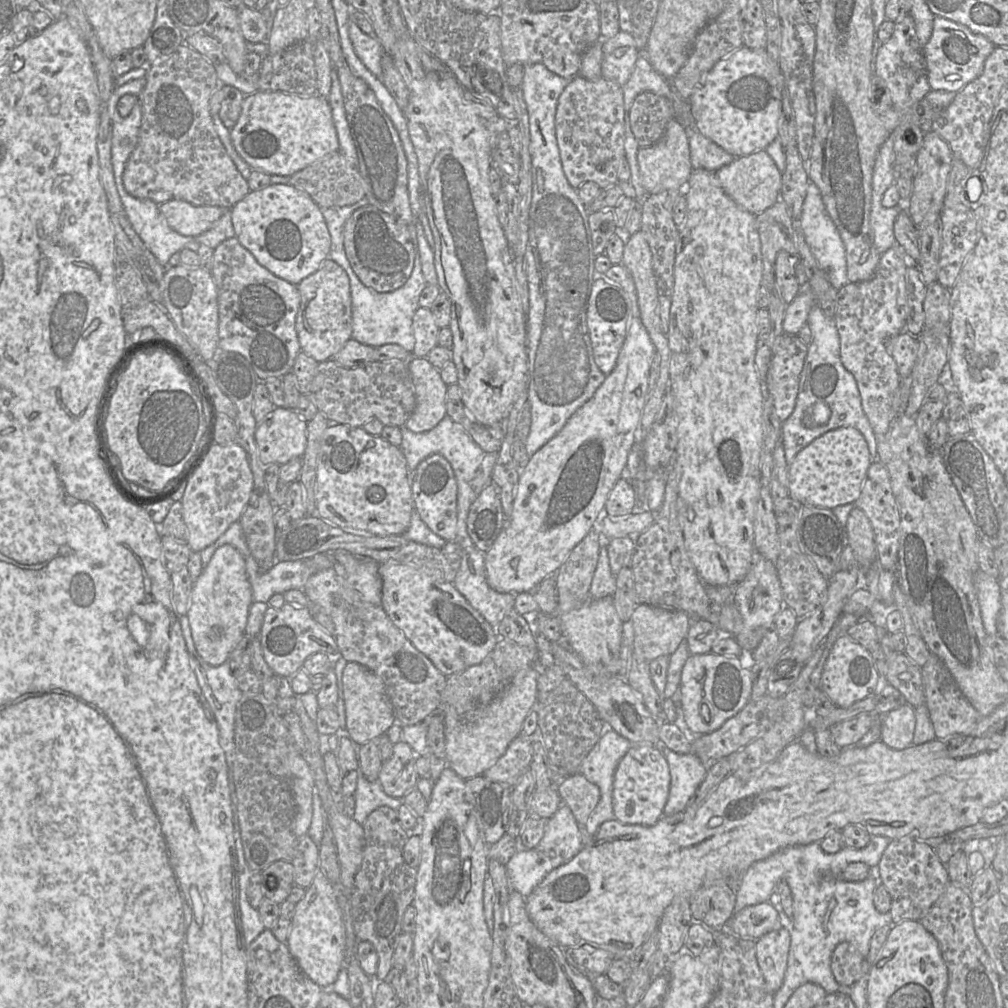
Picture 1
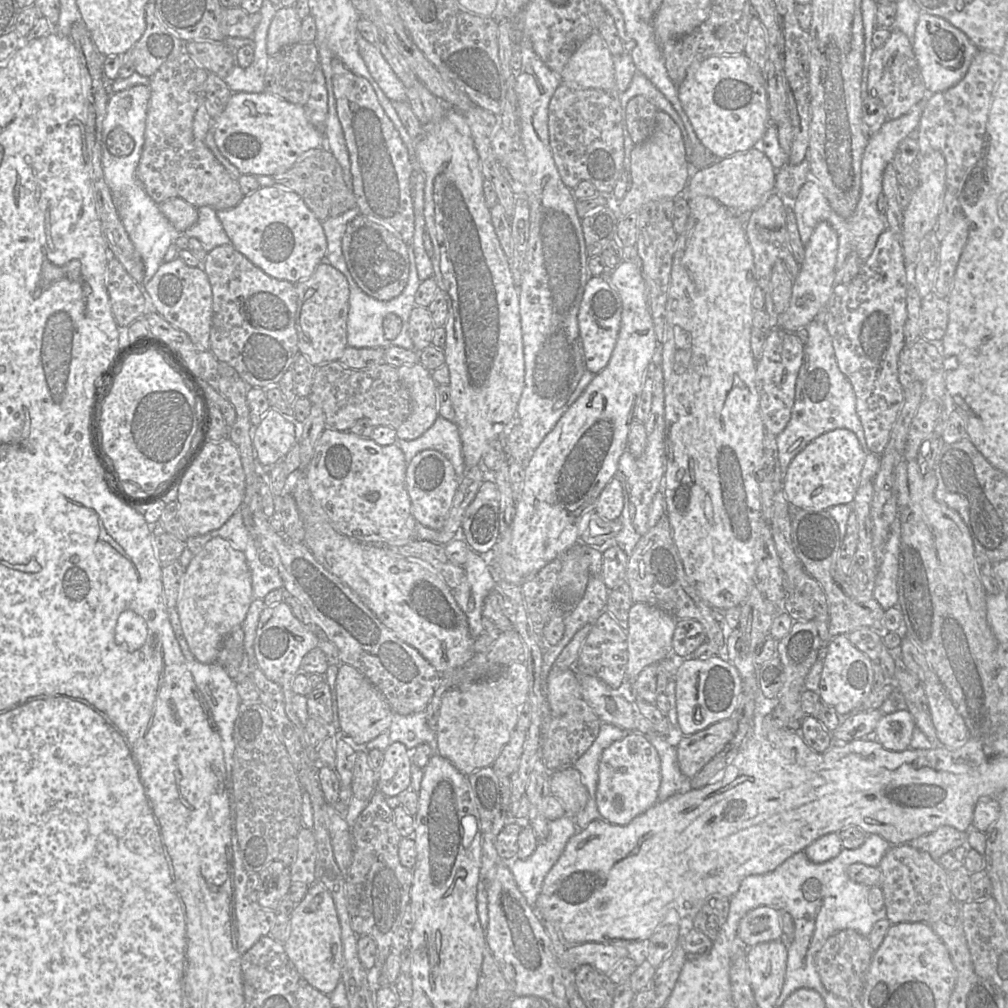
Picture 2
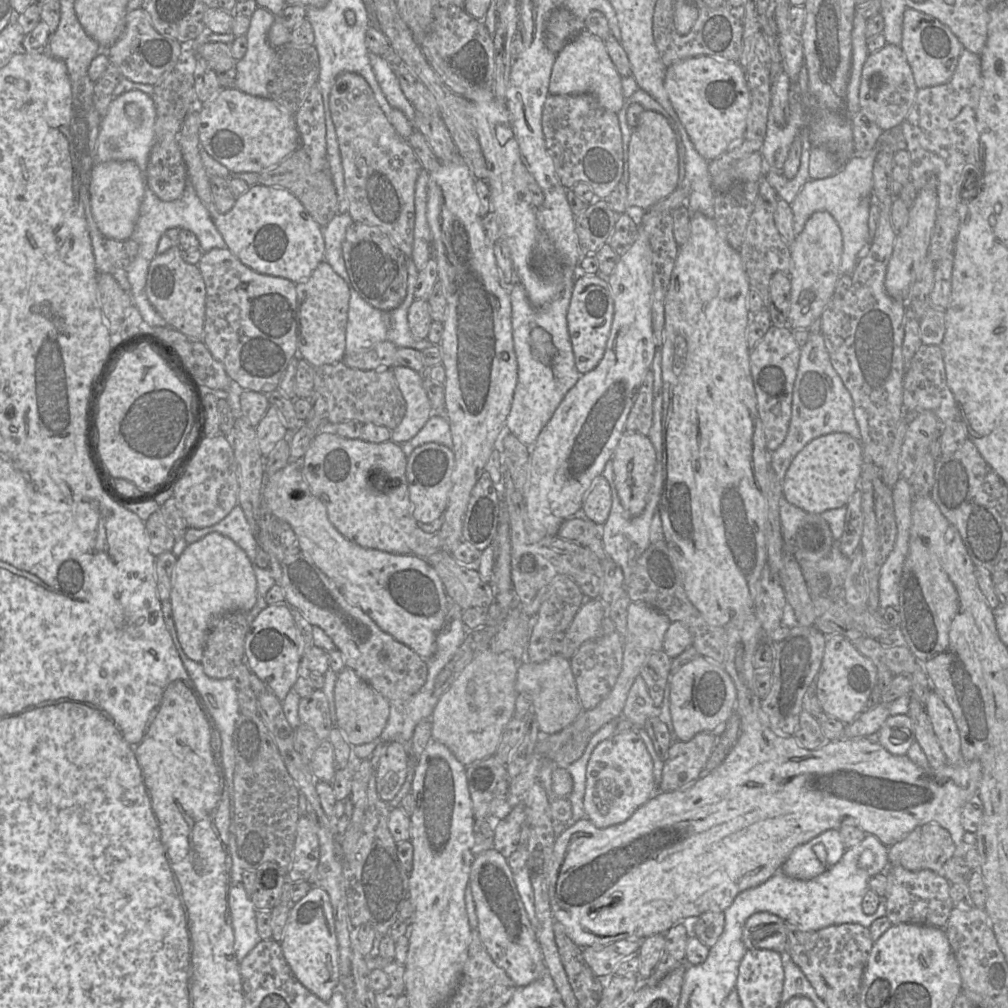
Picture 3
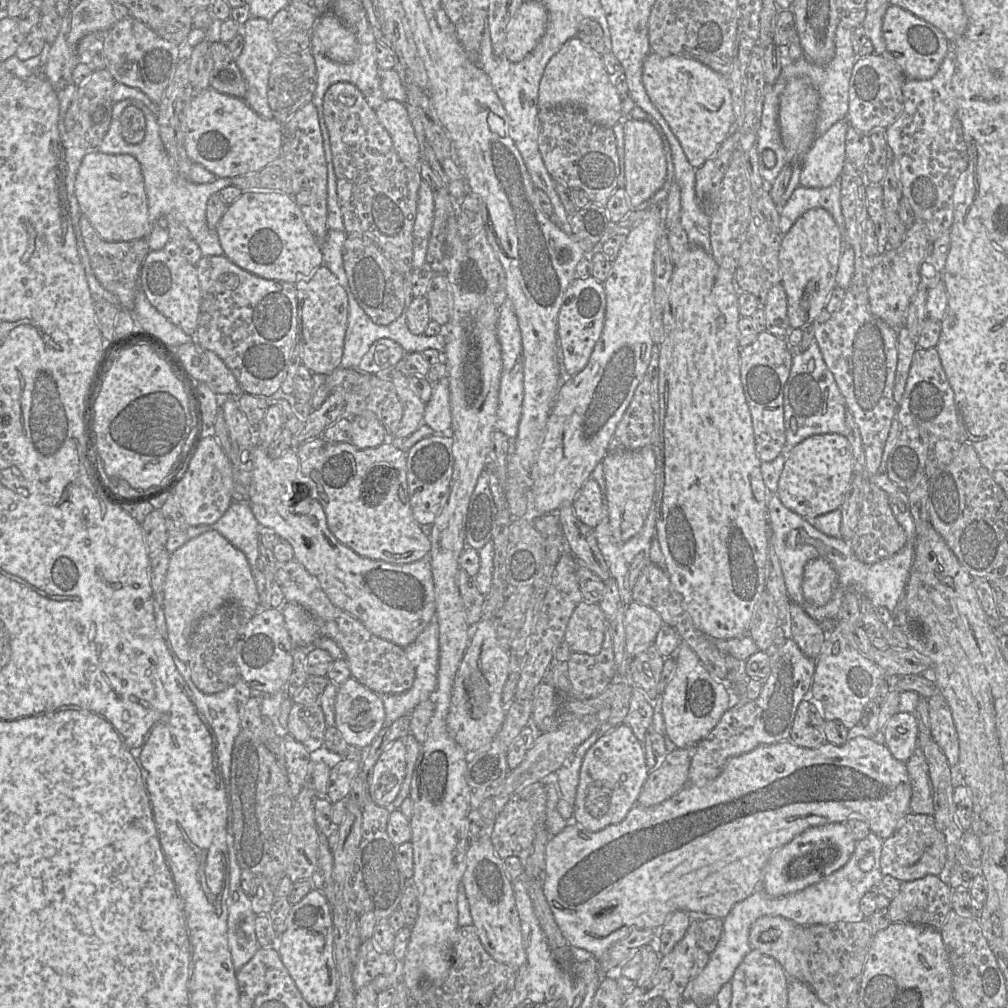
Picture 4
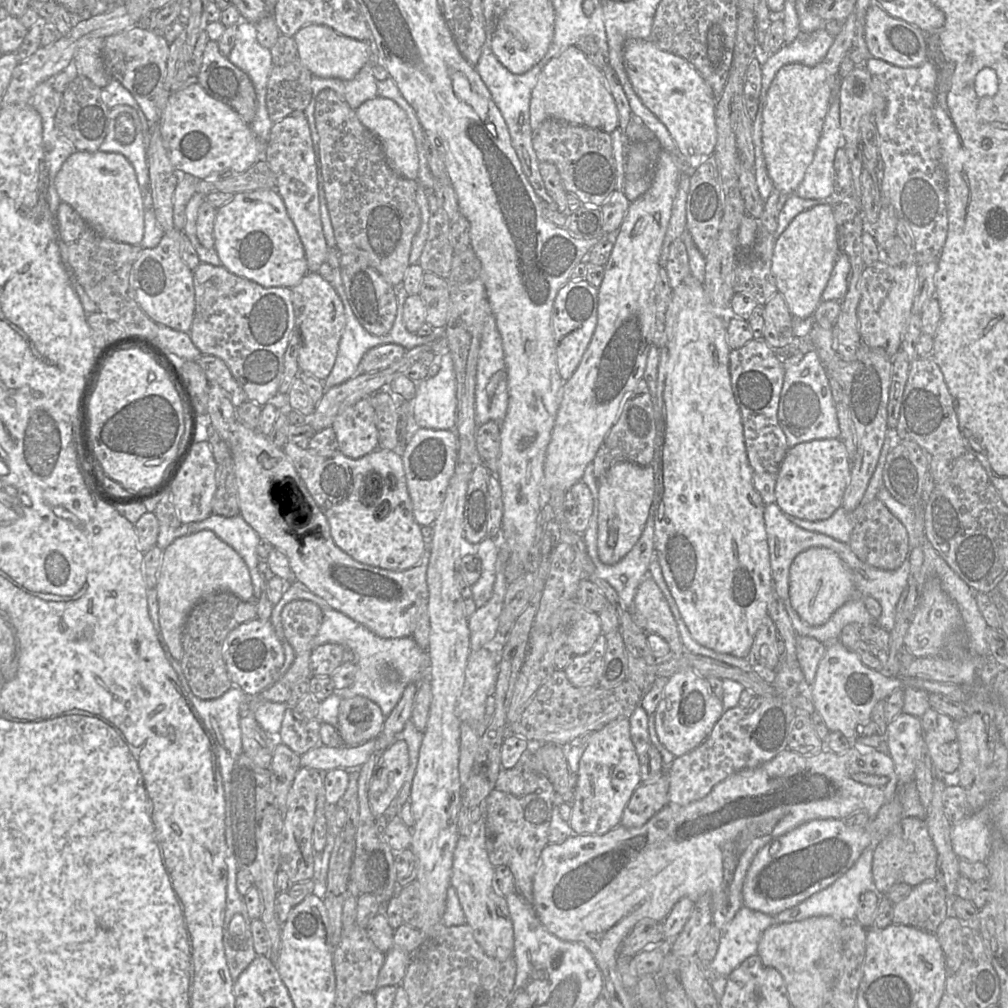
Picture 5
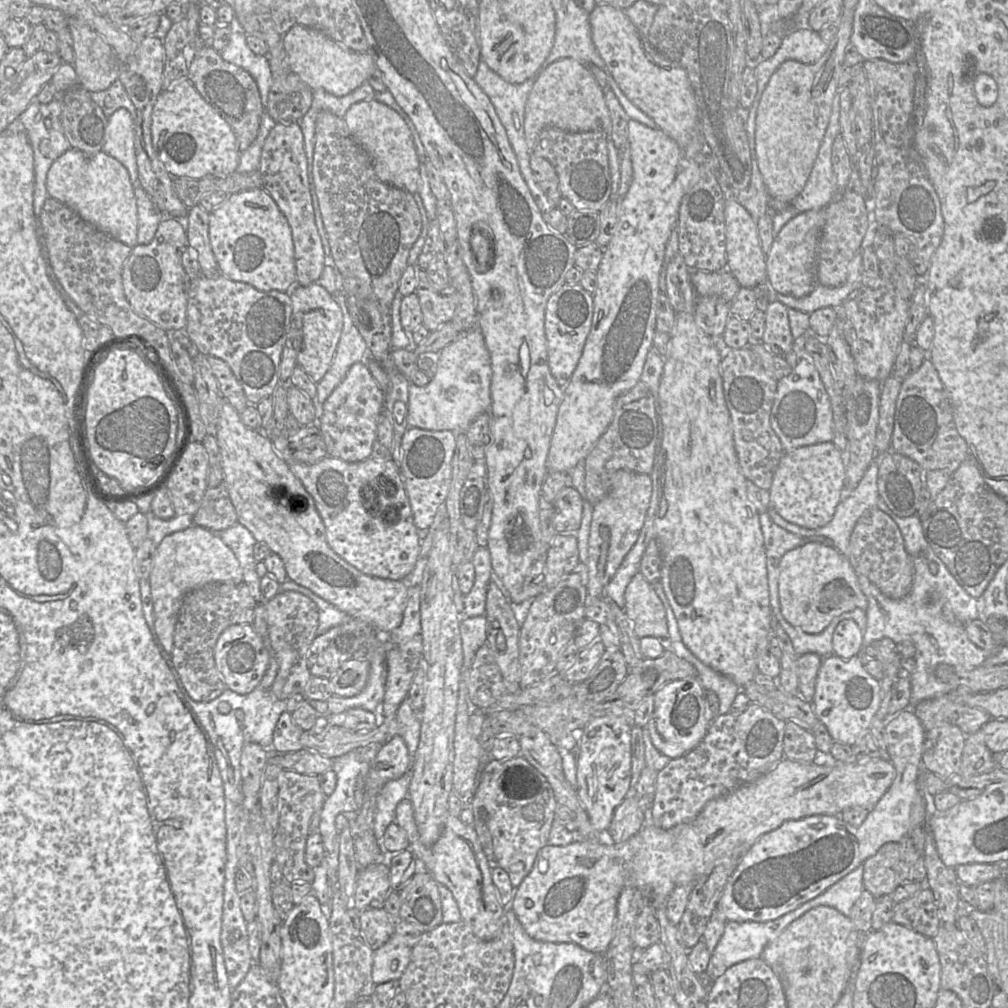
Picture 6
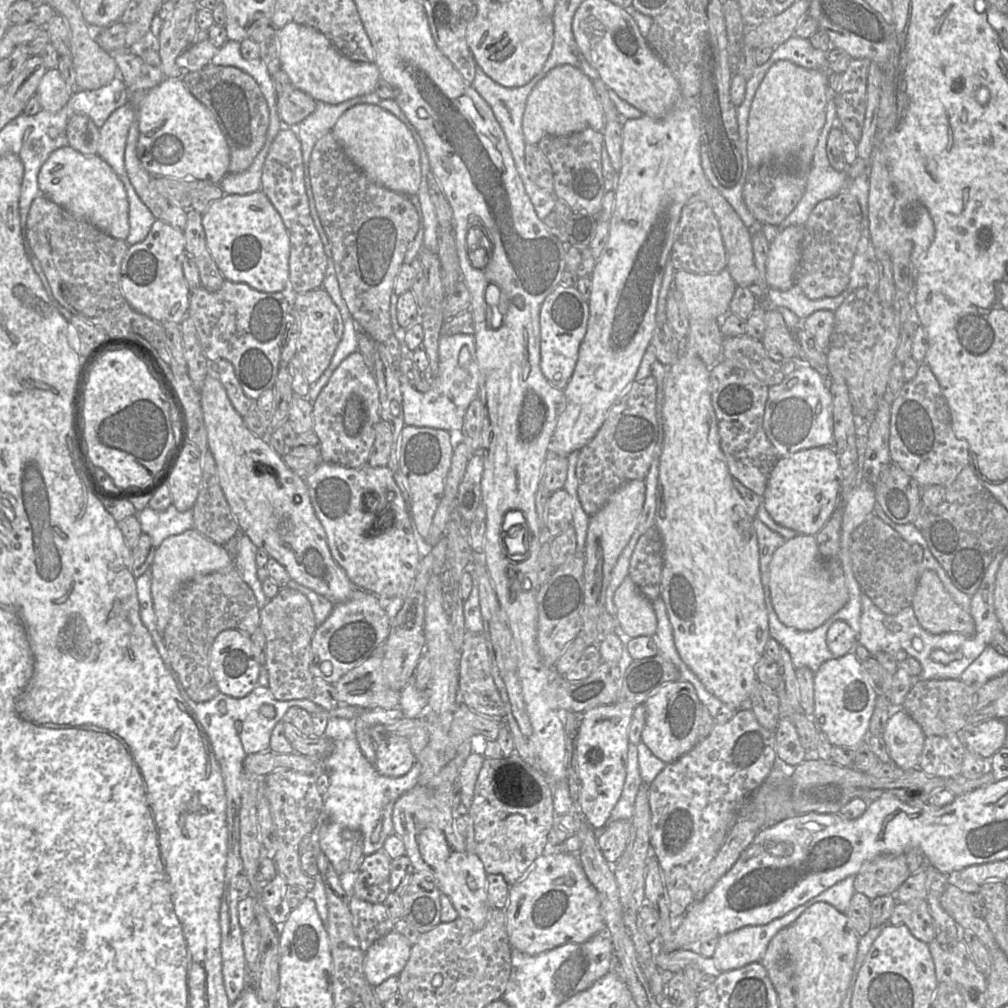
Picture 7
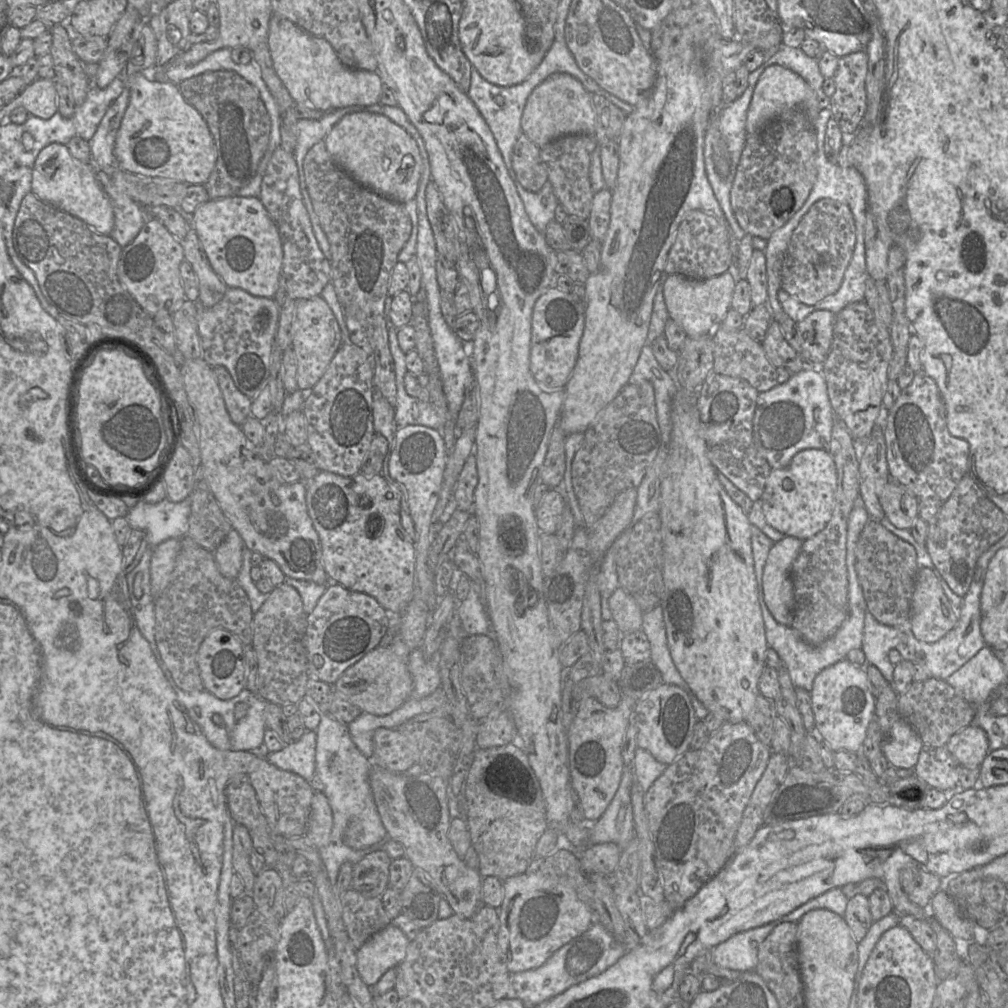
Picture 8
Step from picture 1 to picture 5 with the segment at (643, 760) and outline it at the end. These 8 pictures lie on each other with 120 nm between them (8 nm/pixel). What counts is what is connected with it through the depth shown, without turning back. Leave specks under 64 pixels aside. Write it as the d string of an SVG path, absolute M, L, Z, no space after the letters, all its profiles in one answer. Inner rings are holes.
M629 718L614 720L594 731L584 747L575 775L569 826L578 835L602 835L616 828L640 783L640 761L630 736Z

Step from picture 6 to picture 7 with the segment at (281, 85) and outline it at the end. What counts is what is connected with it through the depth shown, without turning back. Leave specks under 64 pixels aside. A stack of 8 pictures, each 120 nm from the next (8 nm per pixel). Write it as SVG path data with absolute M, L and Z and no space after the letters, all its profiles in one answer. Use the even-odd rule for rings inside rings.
M292 87L277 97L276 109L284 126L295 127L314 112L316 103L310 95Z

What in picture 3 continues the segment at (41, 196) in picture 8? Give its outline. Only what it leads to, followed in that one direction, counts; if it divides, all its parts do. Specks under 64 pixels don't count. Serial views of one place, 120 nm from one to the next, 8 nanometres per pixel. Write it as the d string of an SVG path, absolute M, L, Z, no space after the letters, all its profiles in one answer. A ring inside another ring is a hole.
M131 160L96 162L90 174L88 187L93 218L105 238L124 241L134 232L145 188L145 175Z

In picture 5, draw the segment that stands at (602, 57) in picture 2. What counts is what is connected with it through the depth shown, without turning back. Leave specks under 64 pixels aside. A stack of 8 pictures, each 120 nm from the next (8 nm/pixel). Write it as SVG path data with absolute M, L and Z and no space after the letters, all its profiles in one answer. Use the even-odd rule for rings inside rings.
M576 45L568 47L543 67L532 90L529 115L533 133L549 118L598 129L608 134L617 129L619 124L616 104L603 71L590 63Z

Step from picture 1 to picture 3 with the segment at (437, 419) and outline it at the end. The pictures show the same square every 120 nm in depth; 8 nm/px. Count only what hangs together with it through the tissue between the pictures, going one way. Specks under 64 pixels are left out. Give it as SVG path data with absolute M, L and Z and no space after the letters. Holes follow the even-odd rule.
M394 366L392 370L406 402L406 413L401 423L391 431L391 440L404 444L425 426L433 409L423 387L422 373L402 366Z

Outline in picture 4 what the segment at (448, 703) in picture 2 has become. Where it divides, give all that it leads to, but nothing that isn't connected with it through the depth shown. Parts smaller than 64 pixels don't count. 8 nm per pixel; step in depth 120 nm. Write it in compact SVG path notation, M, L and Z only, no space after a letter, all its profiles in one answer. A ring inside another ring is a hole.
M482 619L471 634L468 647L457 669L447 715L447 727L468 754L486 748L496 738L506 716L503 687L510 674L508 651L500 646L493 619Z

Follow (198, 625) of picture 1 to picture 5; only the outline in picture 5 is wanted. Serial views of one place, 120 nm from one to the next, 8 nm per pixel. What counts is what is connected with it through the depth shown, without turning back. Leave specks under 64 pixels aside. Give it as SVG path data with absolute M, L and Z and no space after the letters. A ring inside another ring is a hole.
M209 530L180 537L163 550L156 591L162 635L167 650L178 661L183 655L183 629L187 617L204 596L214 592L229 592L242 600L254 600L247 565L234 549Z

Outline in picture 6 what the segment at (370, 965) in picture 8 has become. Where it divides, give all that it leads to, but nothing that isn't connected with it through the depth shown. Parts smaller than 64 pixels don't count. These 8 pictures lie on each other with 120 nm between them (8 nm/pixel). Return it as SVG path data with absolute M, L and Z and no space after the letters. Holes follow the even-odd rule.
M393 935L383 946L374 951L372 979L378 985L399 980L411 960L410 948L401 938Z

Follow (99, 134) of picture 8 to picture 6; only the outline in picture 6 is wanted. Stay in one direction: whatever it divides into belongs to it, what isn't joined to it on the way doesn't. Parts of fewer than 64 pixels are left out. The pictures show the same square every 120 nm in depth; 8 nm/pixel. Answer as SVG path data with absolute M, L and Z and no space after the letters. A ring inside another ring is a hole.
M119 108L108 119L105 143L102 150L121 162L129 172L130 180L139 182L135 153L135 122L126 108Z

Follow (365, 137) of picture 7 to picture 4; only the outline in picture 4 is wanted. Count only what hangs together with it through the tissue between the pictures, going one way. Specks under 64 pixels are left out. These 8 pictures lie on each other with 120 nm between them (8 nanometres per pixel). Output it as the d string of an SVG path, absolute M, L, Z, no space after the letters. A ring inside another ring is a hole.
M385 99L375 113L389 133L399 158L406 165L418 166L421 161L421 149L405 104L394 99Z

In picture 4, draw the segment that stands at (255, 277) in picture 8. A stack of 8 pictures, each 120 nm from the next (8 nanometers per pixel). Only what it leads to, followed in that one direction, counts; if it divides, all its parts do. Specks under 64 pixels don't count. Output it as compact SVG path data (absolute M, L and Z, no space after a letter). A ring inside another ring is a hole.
M272 190L243 191L229 204L216 233L227 258L258 277L295 284L323 265L322 243L309 230L293 197Z

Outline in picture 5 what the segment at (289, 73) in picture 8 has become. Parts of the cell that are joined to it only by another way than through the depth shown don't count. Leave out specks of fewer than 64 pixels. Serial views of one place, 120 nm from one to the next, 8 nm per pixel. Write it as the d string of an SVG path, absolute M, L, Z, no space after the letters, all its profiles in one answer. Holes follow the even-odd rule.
M305 25L293 38L298 50L297 59L309 69L313 76L321 78L353 79L373 55L373 46L369 42L343 36L325 25Z

